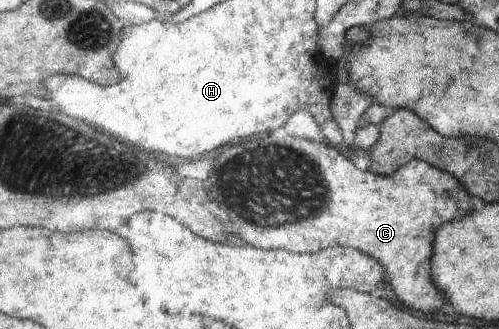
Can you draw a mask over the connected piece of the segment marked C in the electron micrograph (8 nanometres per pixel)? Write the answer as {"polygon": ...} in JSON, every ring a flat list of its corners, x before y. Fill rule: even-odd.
{"polygon":[[277,130,269,136,225,146,221,156,213,160,211,178,215,178,215,187,209,190,209,200,227,204,231,224,239,226,243,232,249,232,241,234,247,244,257,248,281,248,289,252,321,252,331,246,357,248,359,252,381,260,381,264,389,268,389,282,399,300,409,308,437,312,447,304,447,296,437,290,431,278,433,234,441,226,461,220,473,210,469,194,450,172,415,159,391,176,377,176,373,172,355,168,351,158,347,160,332,146,295,138,285,134,285,130]]}

